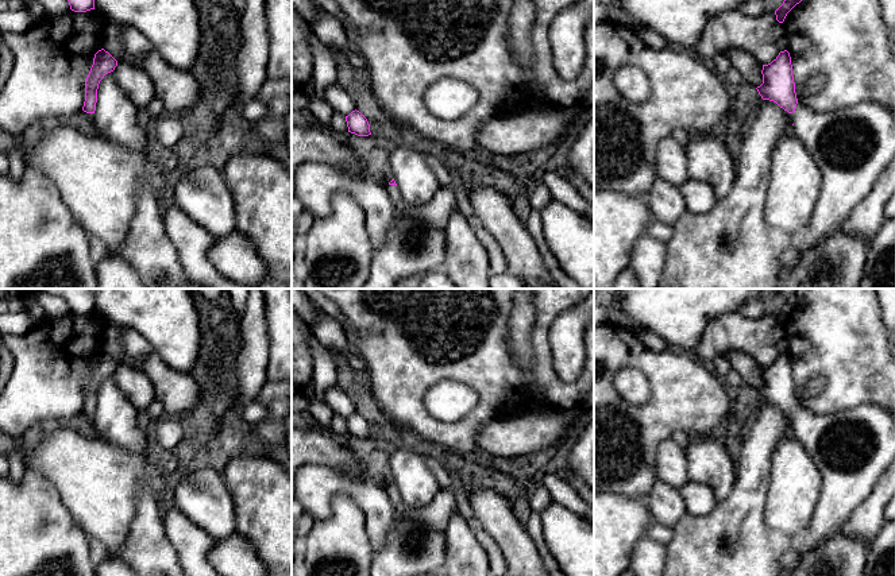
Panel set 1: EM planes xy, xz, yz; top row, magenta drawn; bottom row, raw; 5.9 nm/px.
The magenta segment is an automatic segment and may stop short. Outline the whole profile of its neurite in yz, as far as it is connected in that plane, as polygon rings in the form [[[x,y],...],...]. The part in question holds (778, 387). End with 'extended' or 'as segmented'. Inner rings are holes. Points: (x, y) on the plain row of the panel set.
[[[787,352],[768,367],[763,367],[763,386],[757,394],[763,402],[776,405],[792,421],[792,437],[807,451],[822,478],[822,491],[811,519],[811,529],[803,536],[801,553],[822,545],[841,530],[853,510],[872,492],[875,484],[895,460],[895,414],[877,405],[861,405],[852,410],[815,415],[798,405],[791,359]]] | extended

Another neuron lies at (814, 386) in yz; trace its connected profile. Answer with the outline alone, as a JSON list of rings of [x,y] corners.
[[[815,376],[807,382],[806,388],[803,391],[803,397],[809,398],[809,397],[818,395],[822,390],[823,390],[823,379]]]

